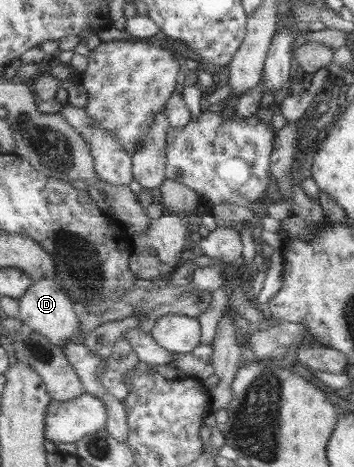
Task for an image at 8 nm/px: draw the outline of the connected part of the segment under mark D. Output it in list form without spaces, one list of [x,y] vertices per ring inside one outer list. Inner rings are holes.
[[[42,279],[42,281],[34,281],[31,288],[27,288],[27,292],[23,297],[19,298],[20,319],[22,323],[39,331],[41,335],[45,335],[54,345],[64,349],[66,343],[70,341],[82,341],[83,333],[80,332],[79,321],[75,314],[75,304],[71,297],[62,290],[58,281],[51,279]]]

